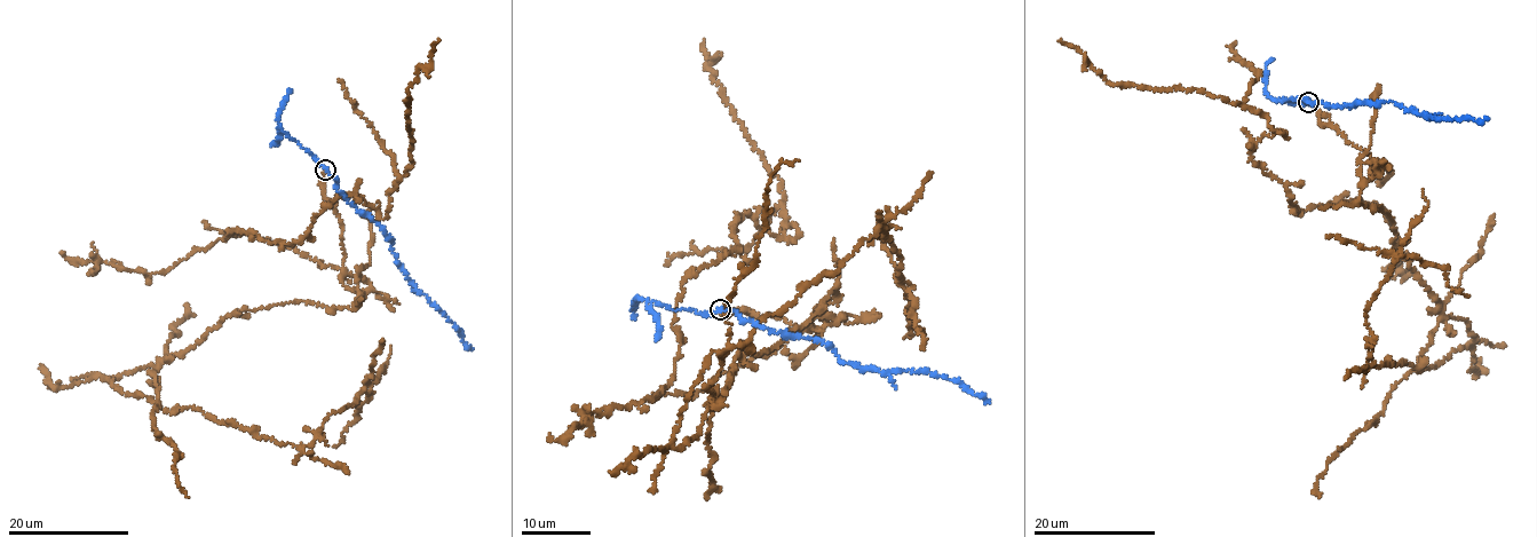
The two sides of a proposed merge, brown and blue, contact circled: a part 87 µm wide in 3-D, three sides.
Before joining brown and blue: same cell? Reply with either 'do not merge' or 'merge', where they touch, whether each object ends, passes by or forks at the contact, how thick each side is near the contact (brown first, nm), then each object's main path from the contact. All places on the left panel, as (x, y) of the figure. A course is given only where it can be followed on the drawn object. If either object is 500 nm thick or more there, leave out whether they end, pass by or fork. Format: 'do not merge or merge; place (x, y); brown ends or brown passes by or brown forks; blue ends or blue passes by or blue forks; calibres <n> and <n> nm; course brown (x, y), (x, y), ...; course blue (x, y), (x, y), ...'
do not merge; place (325, 170); brown ends; blue passes by; calibres 260 and 200 nm; course brown (325, 170), (355, 307), (238, 310), (152, 374), (157, 404), (302, 449), (370, 392), (334, 447); course blue (325, 170), (348, 203), (367, 214), (388, 236), (398, 266), (410, 282), (454, 323), (472, 349)

